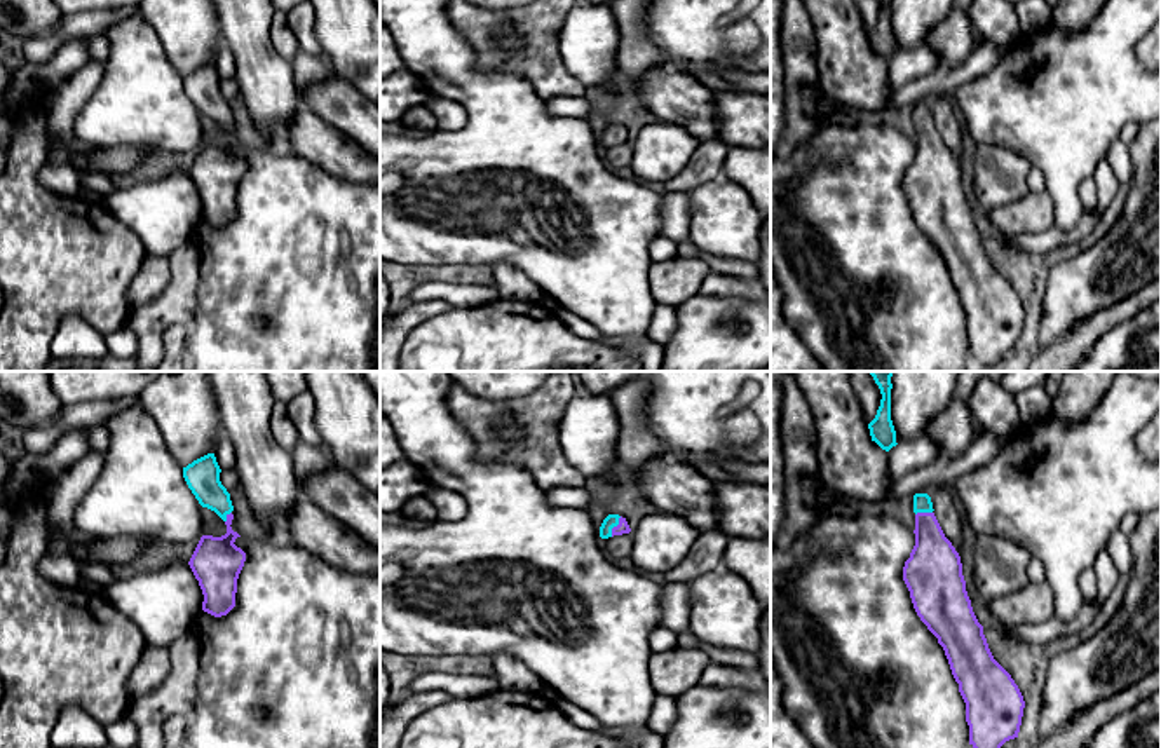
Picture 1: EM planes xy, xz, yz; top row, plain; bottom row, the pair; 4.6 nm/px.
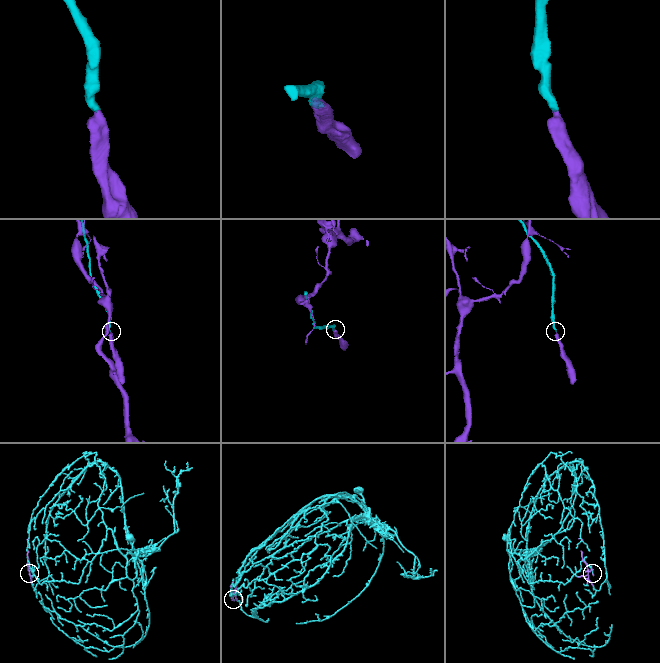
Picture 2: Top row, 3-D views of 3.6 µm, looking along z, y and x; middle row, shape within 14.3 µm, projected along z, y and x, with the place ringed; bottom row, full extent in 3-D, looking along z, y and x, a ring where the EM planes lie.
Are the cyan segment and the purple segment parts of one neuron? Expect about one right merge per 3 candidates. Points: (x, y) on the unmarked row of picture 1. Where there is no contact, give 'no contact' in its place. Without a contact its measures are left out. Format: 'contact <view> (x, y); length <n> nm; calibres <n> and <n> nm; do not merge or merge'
contact xz (614, 135); length 110 nm; calibres 60 and 60 nm; merge

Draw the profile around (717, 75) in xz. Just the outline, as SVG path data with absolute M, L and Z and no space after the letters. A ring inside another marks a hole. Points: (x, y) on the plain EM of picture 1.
M713 59L706 66L696 68L692 75L713 91L750 91L771 96L771 71Z

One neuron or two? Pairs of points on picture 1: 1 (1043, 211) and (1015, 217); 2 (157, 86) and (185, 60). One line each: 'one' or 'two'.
1: one
2: two

